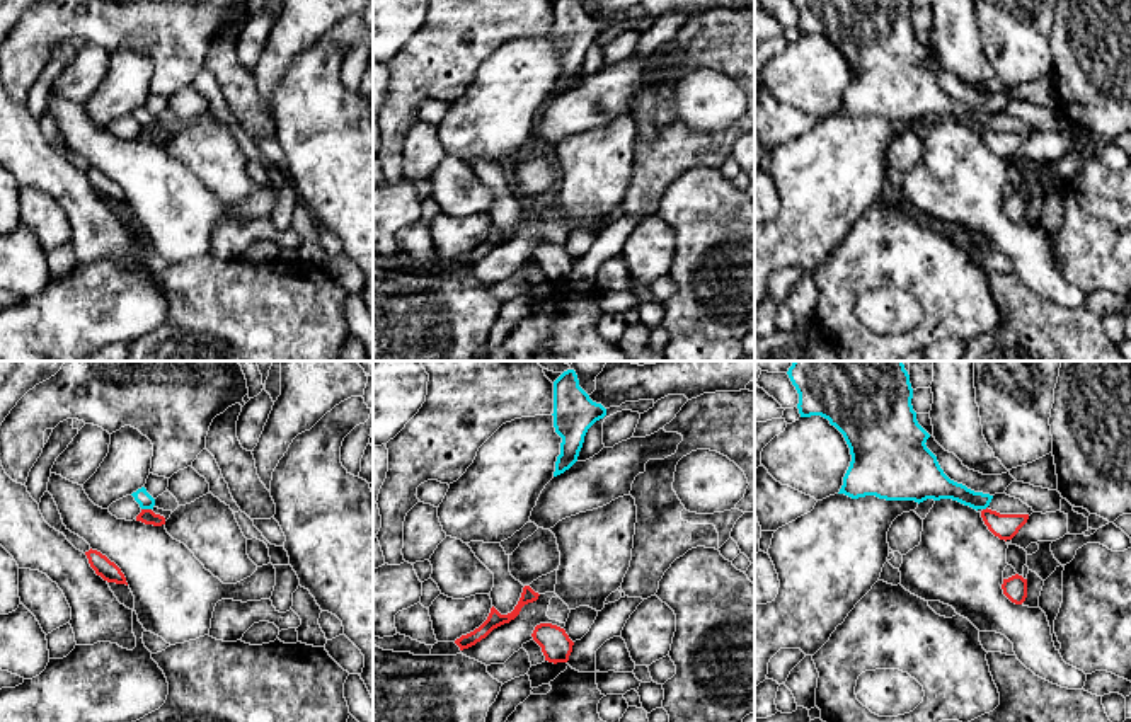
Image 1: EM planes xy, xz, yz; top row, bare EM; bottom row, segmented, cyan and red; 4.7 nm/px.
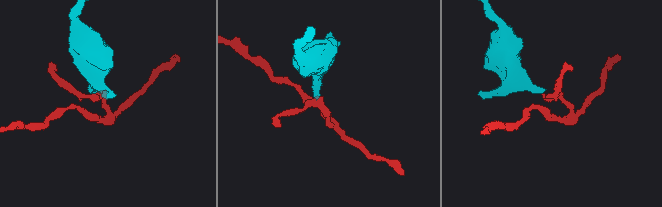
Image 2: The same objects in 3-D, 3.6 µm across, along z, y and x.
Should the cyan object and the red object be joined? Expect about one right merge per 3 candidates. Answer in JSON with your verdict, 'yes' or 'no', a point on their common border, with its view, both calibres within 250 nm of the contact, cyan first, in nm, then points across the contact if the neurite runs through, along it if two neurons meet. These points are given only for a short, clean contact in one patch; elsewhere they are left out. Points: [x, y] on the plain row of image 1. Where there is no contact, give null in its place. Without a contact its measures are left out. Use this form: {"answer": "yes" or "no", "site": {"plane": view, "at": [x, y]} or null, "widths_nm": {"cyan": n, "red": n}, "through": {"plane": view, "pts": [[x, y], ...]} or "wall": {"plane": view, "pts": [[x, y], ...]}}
{"answer": "no", "site": {"plane": "xy", "at": [147, 126]}, "widths_nm": {"cyan": 70, "red": 70}, "wall": {"plane": "xy", "pts": [[142, 126], [150, 128]]}}

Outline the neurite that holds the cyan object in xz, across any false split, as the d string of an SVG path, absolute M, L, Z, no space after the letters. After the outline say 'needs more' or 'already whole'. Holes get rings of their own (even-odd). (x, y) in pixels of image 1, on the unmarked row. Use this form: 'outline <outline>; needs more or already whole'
outline M554 0L554 46L562 56L554 95L569 89L579 75L588 48L606 34L579 5L579 0Z; already whole

